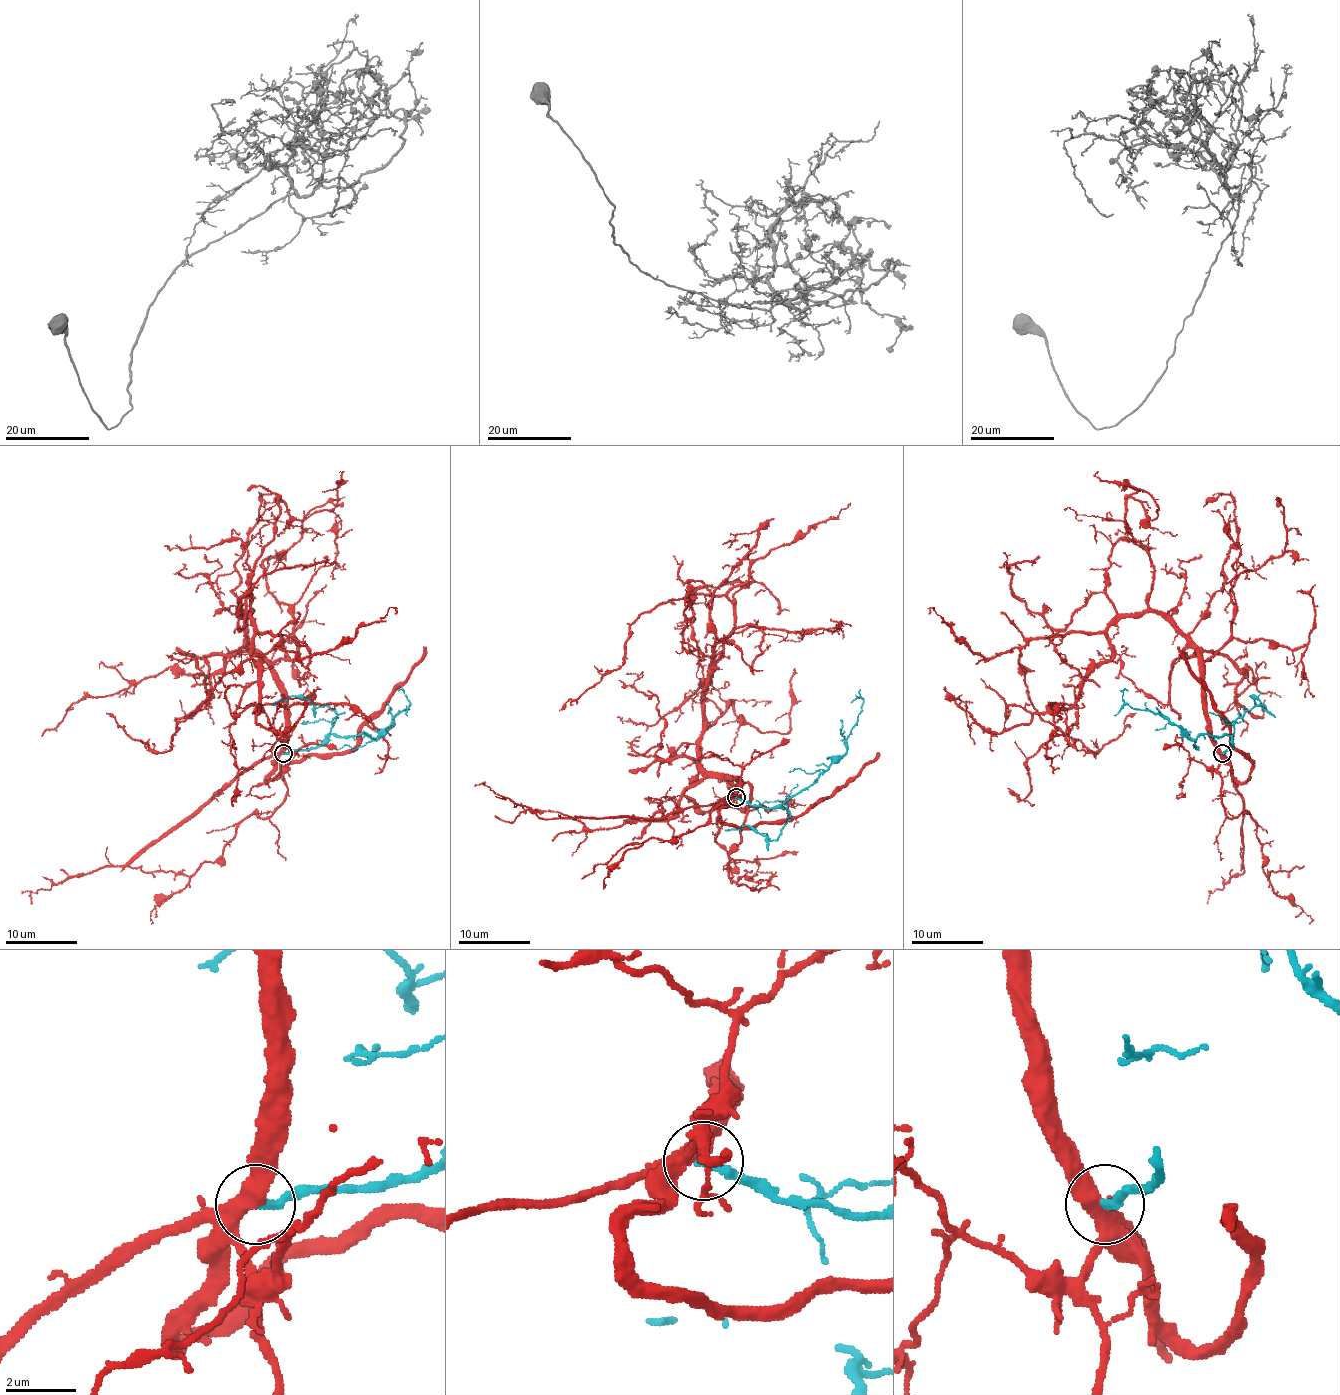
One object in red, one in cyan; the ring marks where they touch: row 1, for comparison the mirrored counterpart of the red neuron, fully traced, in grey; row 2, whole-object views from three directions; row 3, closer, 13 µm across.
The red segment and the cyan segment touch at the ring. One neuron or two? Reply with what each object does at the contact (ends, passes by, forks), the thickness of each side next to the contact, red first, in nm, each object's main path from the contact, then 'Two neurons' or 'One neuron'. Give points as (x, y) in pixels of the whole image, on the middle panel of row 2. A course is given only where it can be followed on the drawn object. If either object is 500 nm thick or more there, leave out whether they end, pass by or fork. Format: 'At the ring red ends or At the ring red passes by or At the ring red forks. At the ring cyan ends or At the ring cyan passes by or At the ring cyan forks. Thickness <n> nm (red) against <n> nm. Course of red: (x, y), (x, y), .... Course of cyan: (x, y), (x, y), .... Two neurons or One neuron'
At the ring red passes by. At the ring cyan ends. Thickness 480 nm (red) against 260 nm. Course of red: (736, 796), (702, 767), (723, 596), (659, 603), (560, 711). Course of cyan: (736, 797), (777, 808), (808, 788), (846, 751), (846, 738), (857, 722), (864, 700), (860, 697), (851, 702). One neuron

